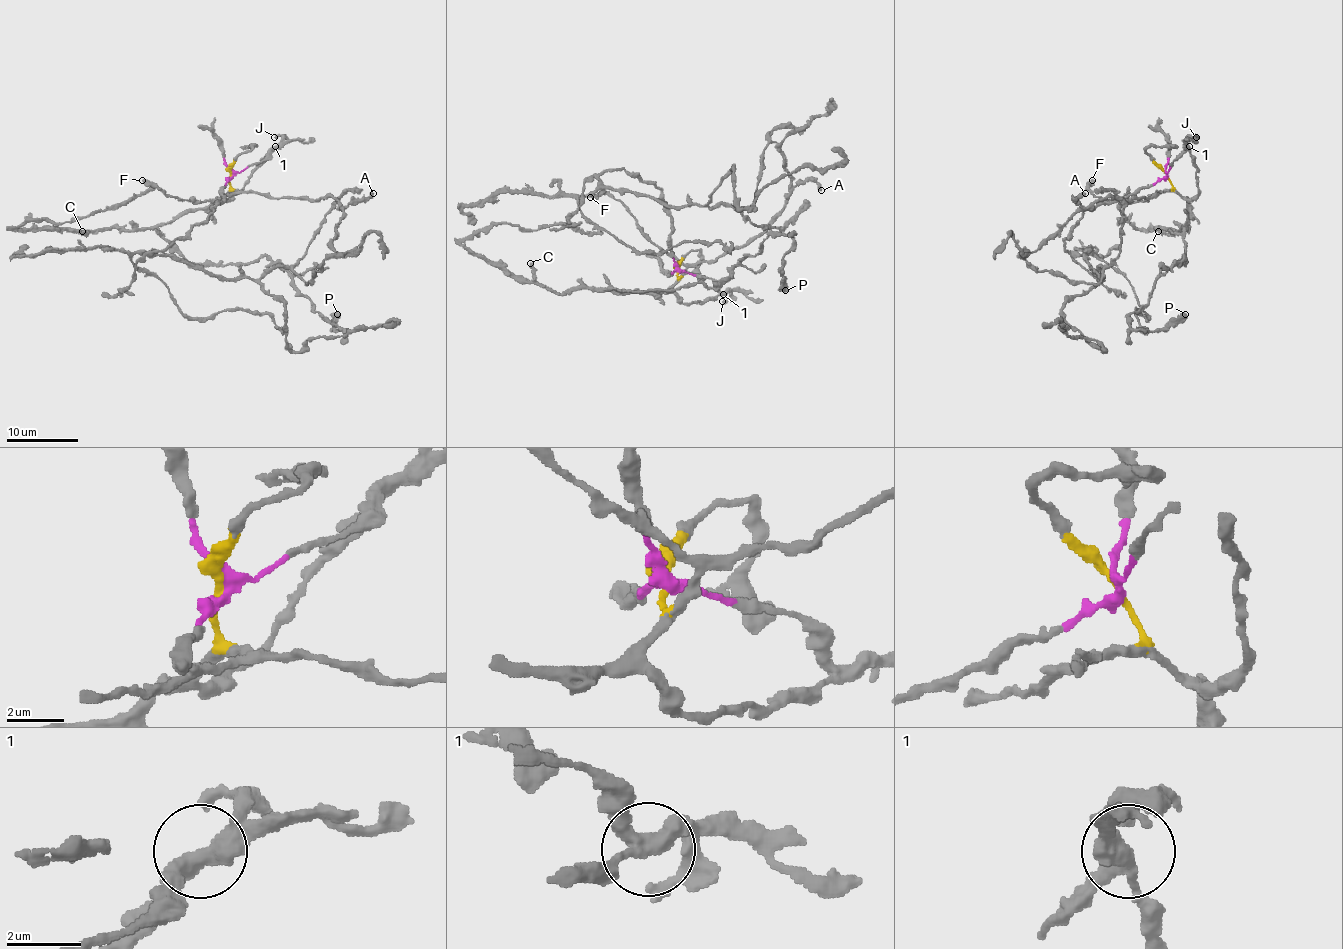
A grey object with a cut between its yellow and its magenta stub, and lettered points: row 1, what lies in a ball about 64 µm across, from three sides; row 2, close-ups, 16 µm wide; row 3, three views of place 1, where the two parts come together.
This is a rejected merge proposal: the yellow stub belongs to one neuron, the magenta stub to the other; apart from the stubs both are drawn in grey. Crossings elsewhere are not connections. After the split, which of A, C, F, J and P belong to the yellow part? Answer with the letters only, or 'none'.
A, C, F, J, P

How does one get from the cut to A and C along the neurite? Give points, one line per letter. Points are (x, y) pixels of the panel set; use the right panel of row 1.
A: (1166, 174), (1171, 187), (1152, 197), (1107, 197), (1082, 206), (1075, 201), (1086, 194)
C: (1166, 174), (1175, 190), (1186, 199), (1187, 220), (1182, 228), (1187, 228), (1175, 233), (1157, 231)

